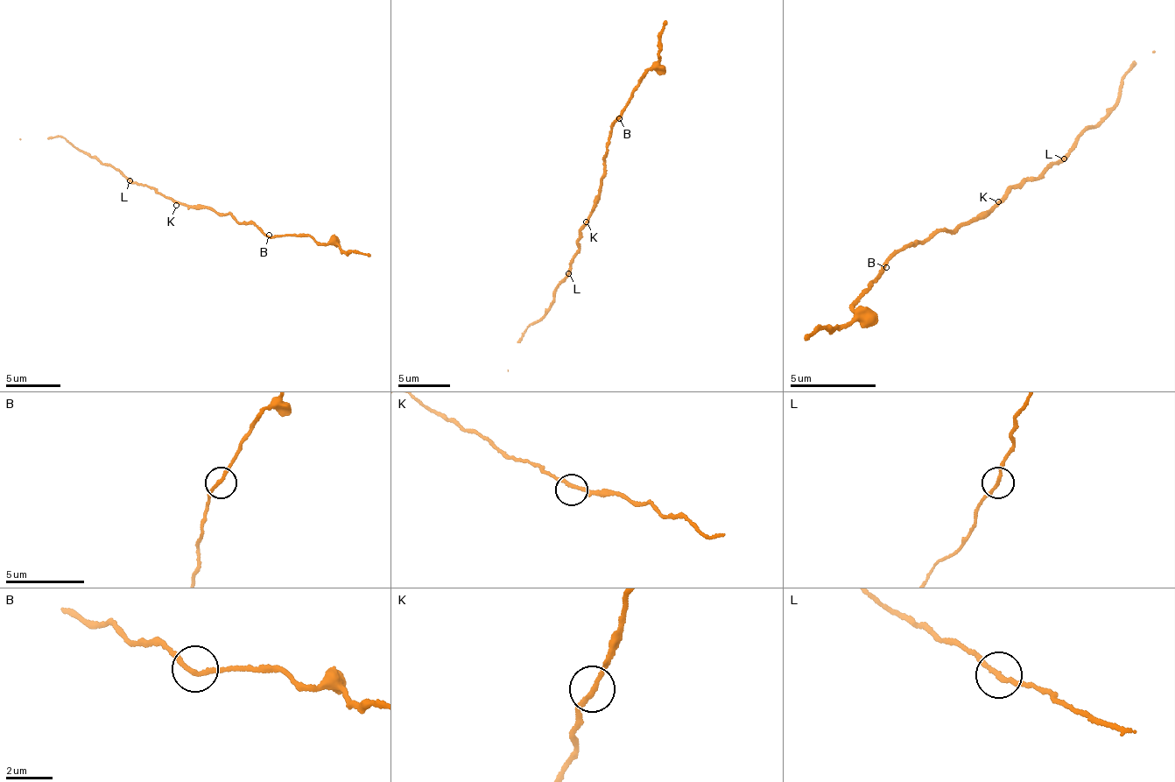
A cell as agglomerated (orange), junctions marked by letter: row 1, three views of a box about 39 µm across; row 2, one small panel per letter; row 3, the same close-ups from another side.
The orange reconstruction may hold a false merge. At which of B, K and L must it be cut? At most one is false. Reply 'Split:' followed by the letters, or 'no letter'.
Split: no letter

